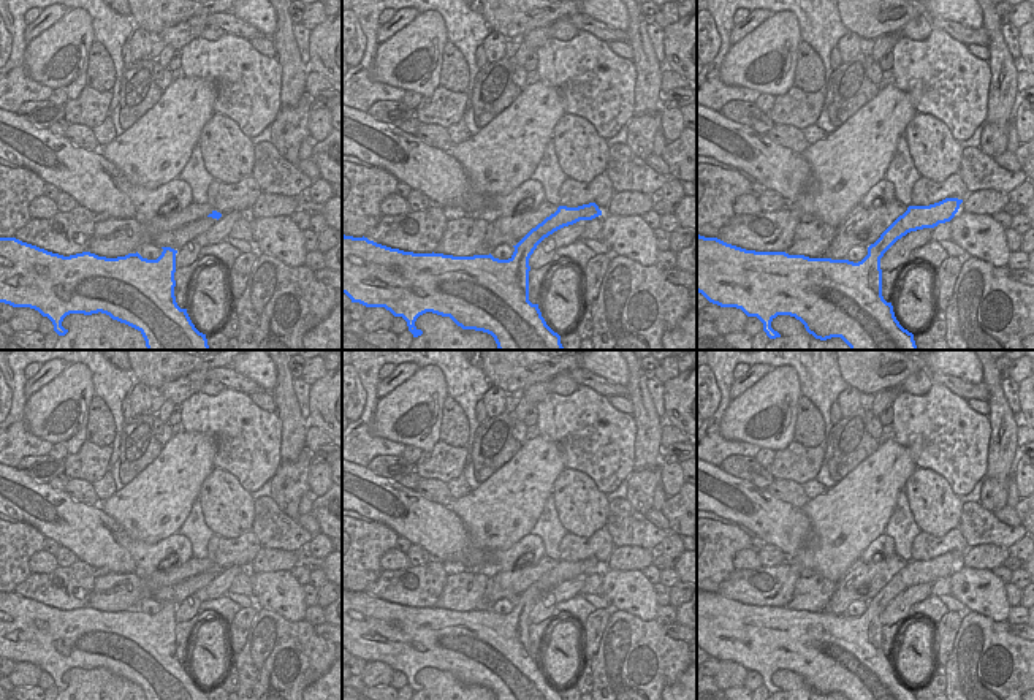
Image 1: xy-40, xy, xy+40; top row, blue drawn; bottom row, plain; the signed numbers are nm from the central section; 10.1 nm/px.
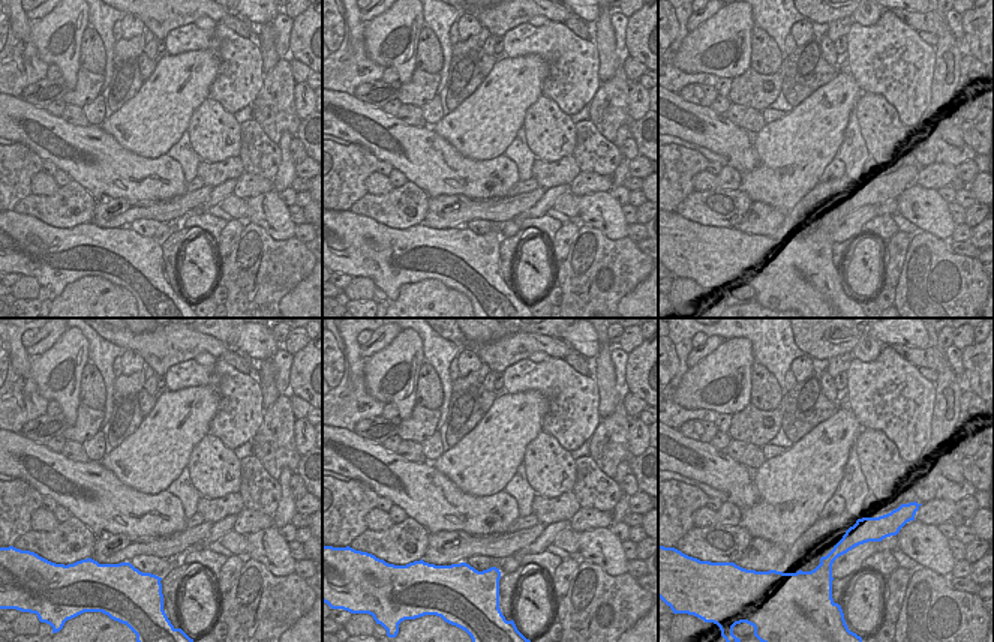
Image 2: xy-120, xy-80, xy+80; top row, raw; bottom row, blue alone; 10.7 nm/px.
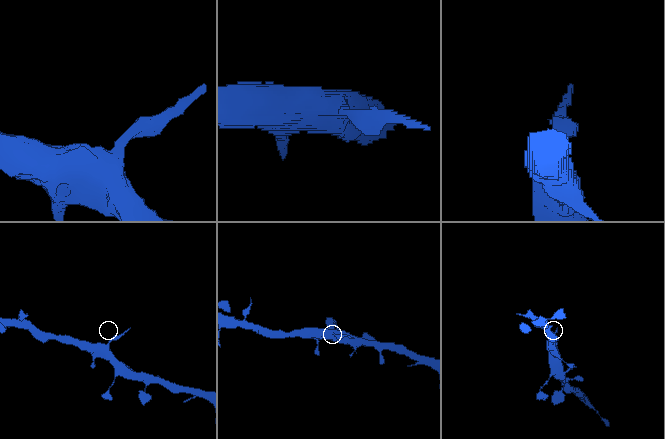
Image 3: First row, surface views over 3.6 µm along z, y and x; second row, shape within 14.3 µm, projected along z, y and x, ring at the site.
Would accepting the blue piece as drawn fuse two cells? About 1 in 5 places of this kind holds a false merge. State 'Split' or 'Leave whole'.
Leave whole.

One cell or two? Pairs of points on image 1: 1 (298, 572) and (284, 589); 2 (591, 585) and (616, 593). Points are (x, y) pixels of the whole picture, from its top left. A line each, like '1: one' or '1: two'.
1: two
2: two

